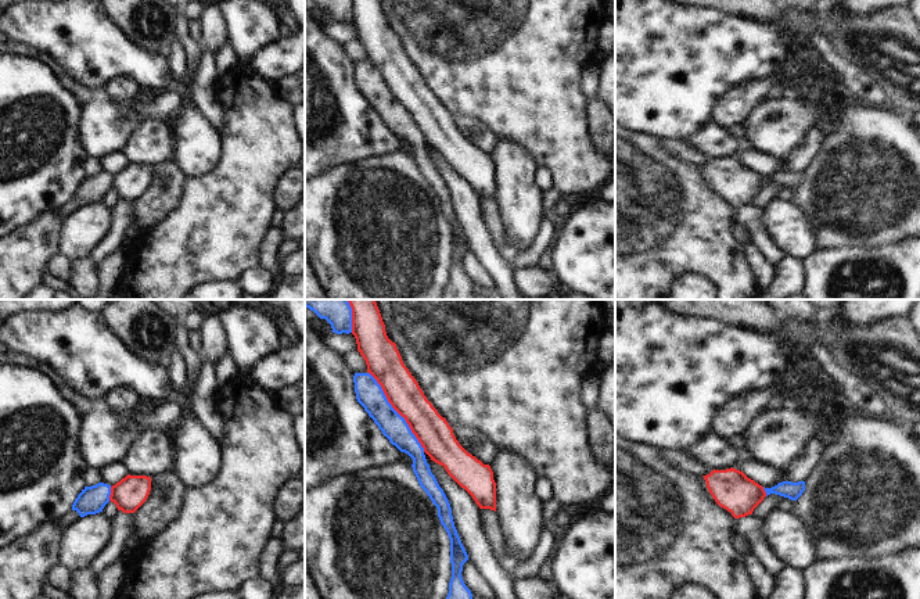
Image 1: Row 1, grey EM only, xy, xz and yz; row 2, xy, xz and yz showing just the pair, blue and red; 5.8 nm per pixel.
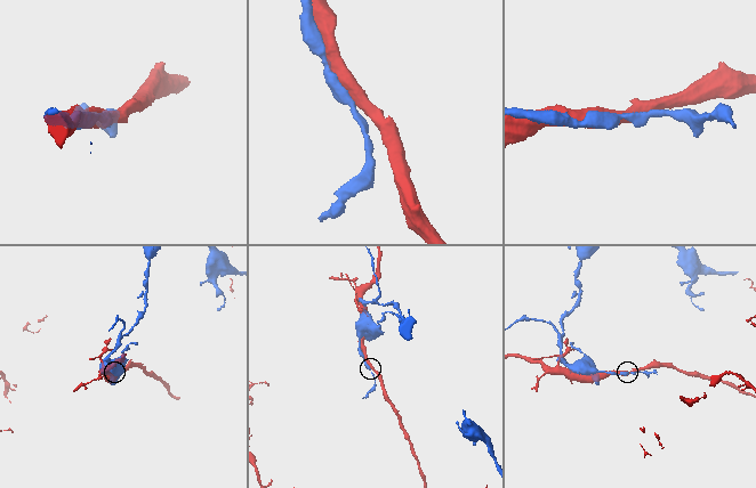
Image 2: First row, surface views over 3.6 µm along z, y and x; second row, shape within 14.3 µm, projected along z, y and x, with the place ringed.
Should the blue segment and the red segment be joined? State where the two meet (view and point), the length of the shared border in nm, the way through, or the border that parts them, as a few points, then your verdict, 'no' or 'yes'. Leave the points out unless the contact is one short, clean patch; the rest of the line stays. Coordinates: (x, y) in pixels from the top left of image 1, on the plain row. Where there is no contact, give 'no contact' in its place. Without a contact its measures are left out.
contact xz (396, 101); length 550 nm; no

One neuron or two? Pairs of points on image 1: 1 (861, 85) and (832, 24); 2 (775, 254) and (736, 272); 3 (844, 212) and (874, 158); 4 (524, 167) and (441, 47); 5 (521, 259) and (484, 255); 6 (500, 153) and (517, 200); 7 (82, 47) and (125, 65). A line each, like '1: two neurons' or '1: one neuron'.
1: two neurons
2: two neurons
3: one neuron
4: two neurons
5: two neurons
6: one neuron
7: one neuron

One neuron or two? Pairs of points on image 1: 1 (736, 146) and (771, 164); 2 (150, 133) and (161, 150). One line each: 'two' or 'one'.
1: two
2: one

